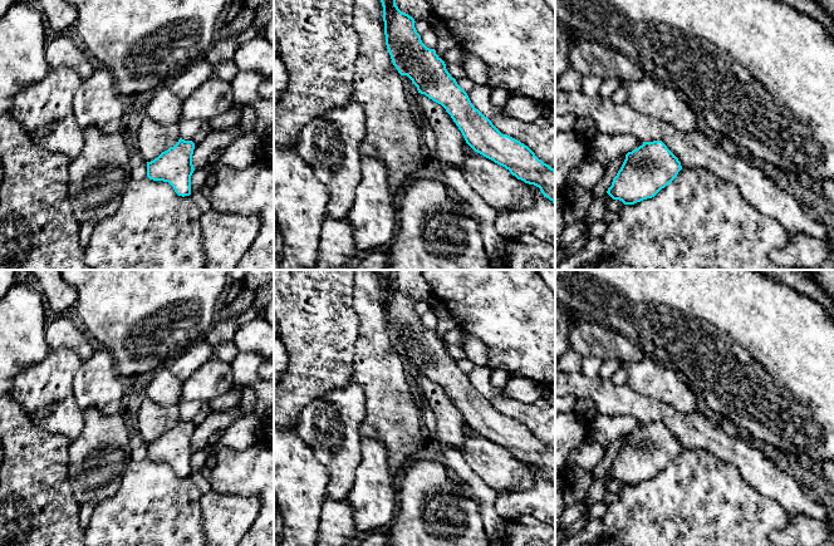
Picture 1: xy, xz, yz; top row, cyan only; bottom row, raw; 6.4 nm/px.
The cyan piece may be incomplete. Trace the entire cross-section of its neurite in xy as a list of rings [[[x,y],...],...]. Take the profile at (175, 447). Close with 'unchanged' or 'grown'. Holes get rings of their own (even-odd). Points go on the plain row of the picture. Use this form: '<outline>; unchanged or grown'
[[[182,419],[162,433],[157,439],[147,443],[147,458],[153,462],[168,463],[178,477],[191,476],[191,457],[195,452],[192,436],[195,424]]]; unchanged

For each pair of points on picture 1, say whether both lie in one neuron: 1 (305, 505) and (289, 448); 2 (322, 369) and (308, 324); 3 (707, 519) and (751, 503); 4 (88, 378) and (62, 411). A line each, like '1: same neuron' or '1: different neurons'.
1: same neuron
2: same neuron
3: same neuron
4: different neurons

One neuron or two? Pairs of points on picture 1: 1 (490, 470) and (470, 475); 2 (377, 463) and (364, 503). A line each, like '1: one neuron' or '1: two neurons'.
1: two neurons
2: one neuron

